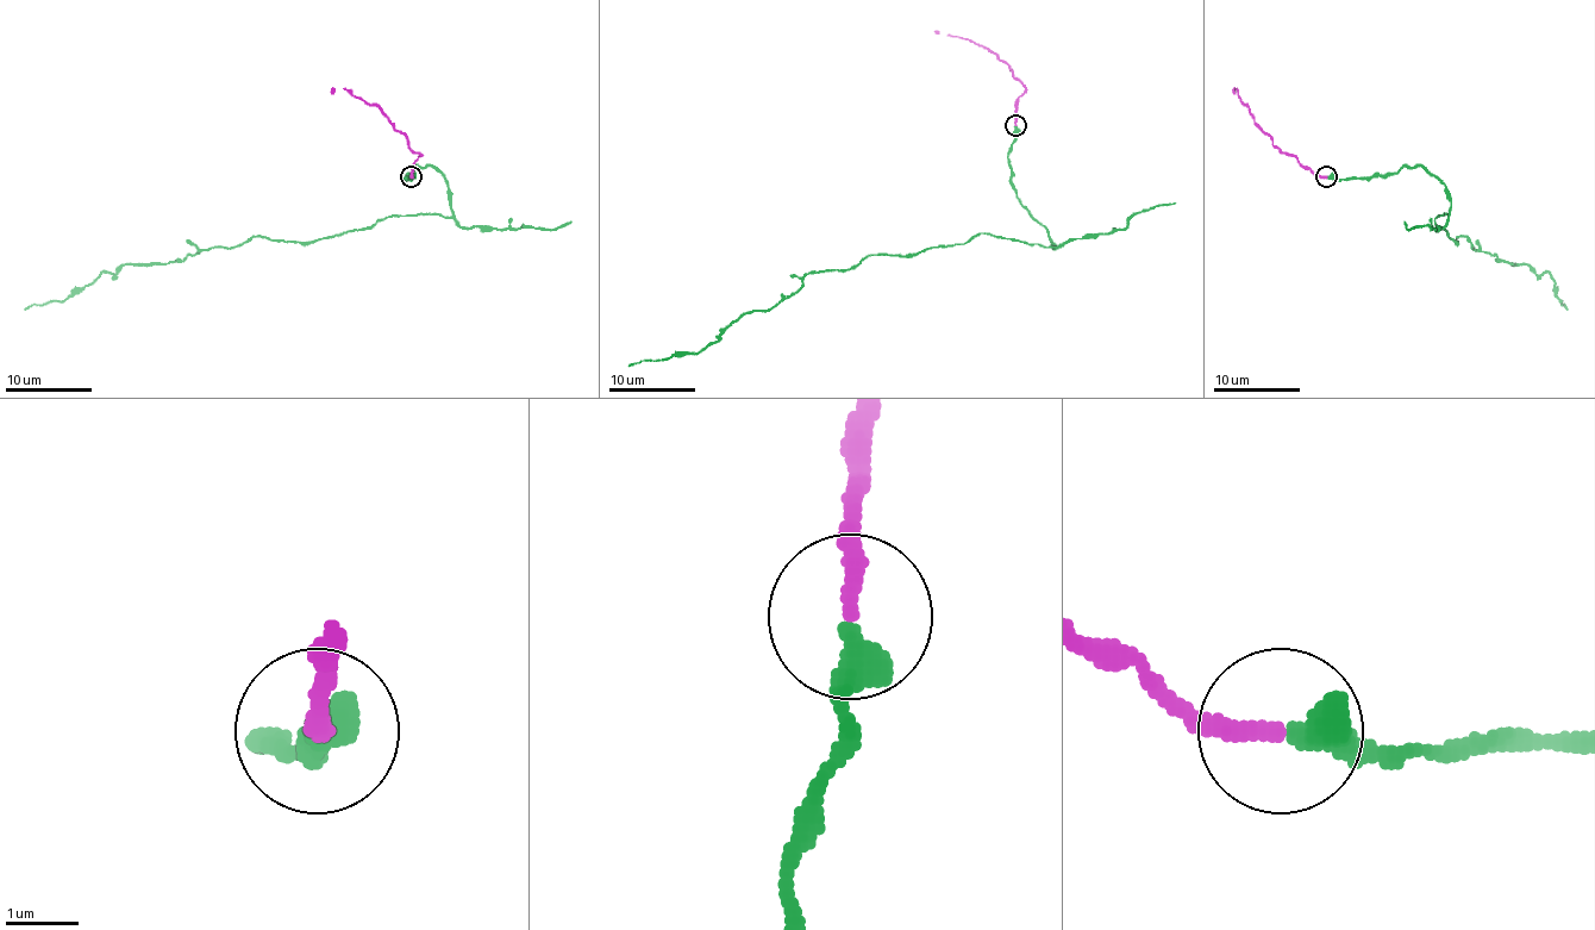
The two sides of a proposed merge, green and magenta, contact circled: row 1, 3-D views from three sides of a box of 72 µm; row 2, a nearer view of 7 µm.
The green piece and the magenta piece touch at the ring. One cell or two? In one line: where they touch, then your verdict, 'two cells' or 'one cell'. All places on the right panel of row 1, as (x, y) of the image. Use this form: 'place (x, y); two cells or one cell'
place (1326, 176); one cell

